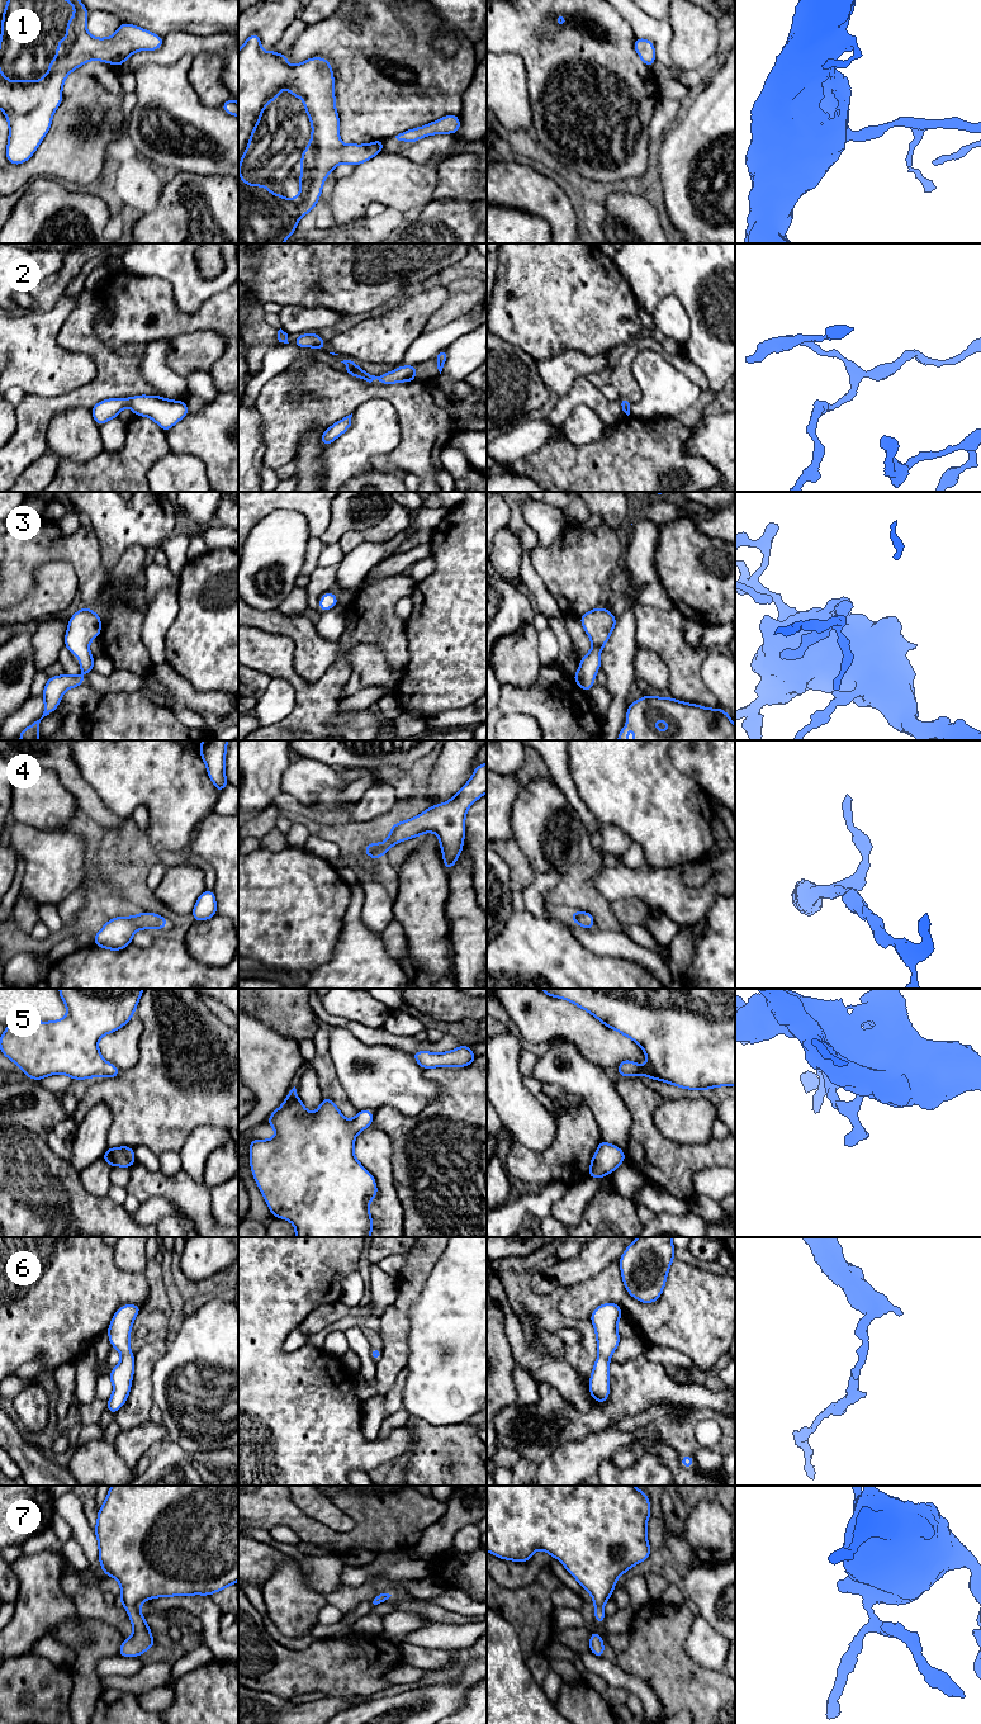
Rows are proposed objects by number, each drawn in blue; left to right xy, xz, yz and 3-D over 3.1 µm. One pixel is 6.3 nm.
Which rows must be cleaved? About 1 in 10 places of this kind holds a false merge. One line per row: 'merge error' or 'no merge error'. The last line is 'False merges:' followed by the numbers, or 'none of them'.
1: no merge error
2: no merge error
3: no merge error
4: no merge error
5: no merge error
6: no merge error
7: no merge error
False merges: none of them

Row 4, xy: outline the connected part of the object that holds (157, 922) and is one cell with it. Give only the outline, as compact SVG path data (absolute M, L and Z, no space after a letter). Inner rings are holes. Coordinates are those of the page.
M146 911L134 917L115 917L94 934L94 944L110 951L120 951L132 943L132 937L138 929L164 930L167 922L162 915Z

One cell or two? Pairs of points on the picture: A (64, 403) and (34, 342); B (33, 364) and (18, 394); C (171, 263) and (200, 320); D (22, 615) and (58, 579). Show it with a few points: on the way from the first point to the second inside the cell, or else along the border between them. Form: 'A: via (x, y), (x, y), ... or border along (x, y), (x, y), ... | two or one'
A: border along (79, 385), (53, 397), (41, 397), (29, 393) | two
B: border along (13, 385), (17, 385), (25, 393) | two
C: border along (219, 293), (195, 311), (181, 311), (173, 298) | two
D: via (31, 606), (50, 588) | one

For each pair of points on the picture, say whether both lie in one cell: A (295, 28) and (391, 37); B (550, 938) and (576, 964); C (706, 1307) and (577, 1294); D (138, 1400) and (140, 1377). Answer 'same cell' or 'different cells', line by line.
A: different cells
B: same cell
C: same cell
D: same cell

